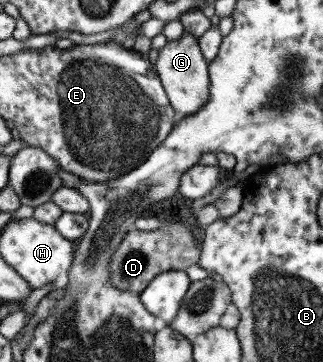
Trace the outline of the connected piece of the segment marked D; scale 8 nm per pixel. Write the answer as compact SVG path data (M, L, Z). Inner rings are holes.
M176 219L169 223L164 221L156 231L132 230L122 240L122 244L112 256L110 262L110 281L114 287L122 291L132 291L140 293L150 283L152 279L162 272L169 270L184 271L186 267L198 263L198 249L194 247L188 231L182 227L183 222Z

